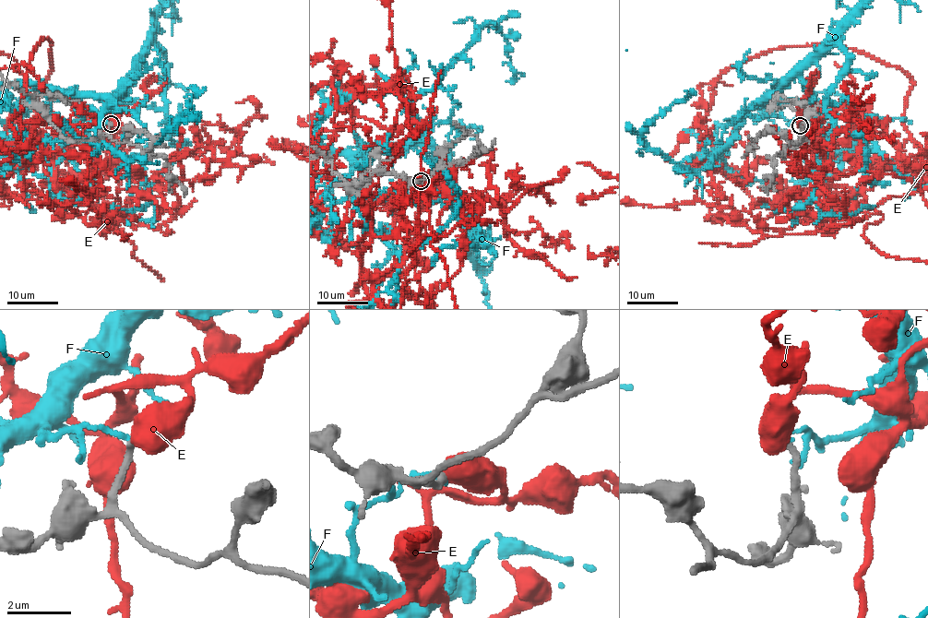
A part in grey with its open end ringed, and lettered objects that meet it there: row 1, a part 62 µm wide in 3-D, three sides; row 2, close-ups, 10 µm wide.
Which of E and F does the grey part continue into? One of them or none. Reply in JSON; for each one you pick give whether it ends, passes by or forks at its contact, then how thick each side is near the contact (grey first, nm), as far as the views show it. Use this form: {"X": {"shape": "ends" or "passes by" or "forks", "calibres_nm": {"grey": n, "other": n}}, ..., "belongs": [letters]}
{"E": {"shape": "ends", "calibres_nm": {"grey": 220, "other": 650}}, "belongs": ["E"]}

